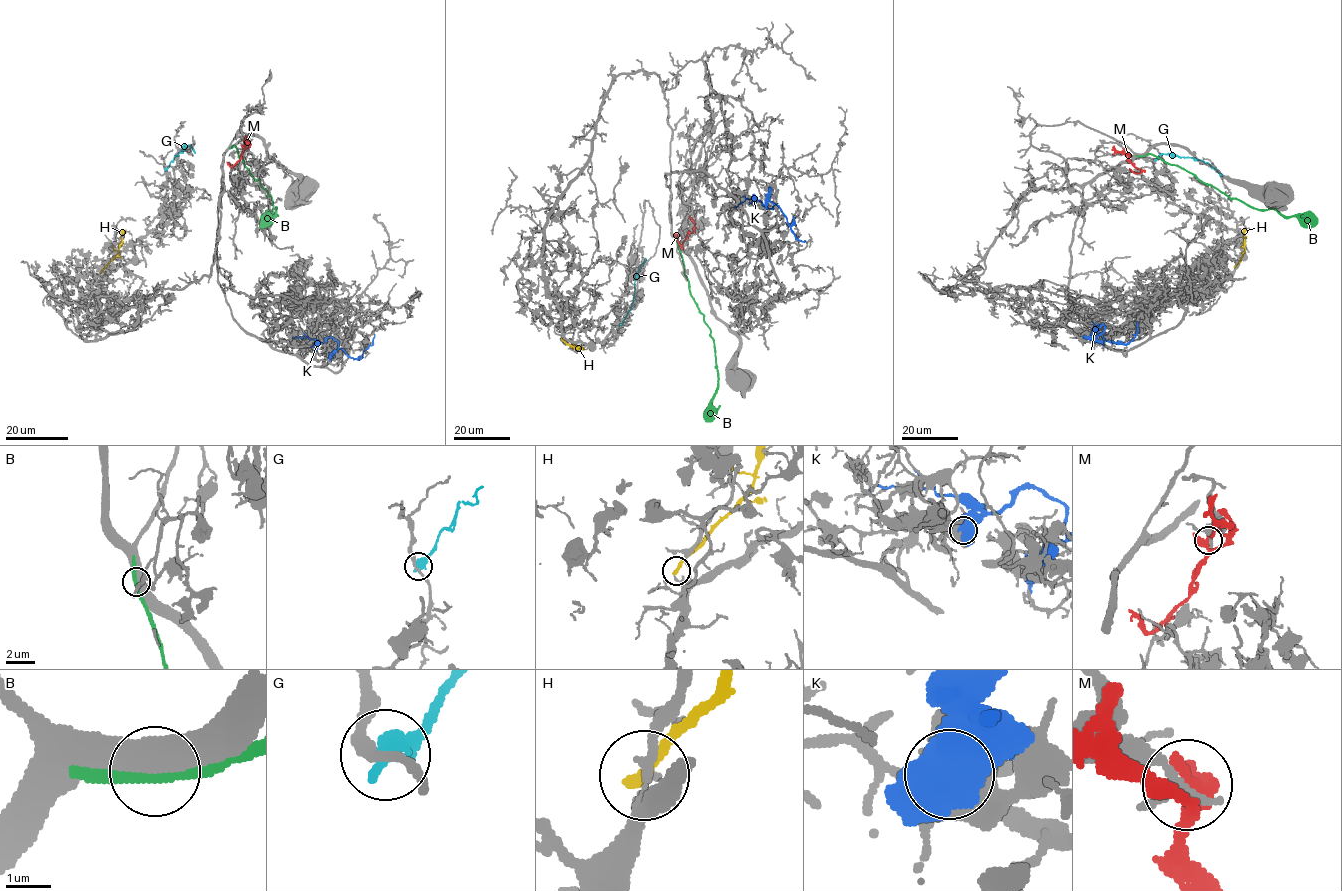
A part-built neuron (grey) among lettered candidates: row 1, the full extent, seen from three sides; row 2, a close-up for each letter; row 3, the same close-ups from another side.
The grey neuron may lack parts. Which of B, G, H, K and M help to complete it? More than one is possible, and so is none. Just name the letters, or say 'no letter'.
no letter

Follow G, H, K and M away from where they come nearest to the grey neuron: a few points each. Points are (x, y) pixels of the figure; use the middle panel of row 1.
G: (620, 324), (631, 309), (634, 282), (646, 258)
H: (562, 339), (576, 348), (584, 349)
K: (753, 198), (772, 208), (775, 204), (797, 239), (806, 241)
M: (690, 232), (681, 245), (674, 233)

